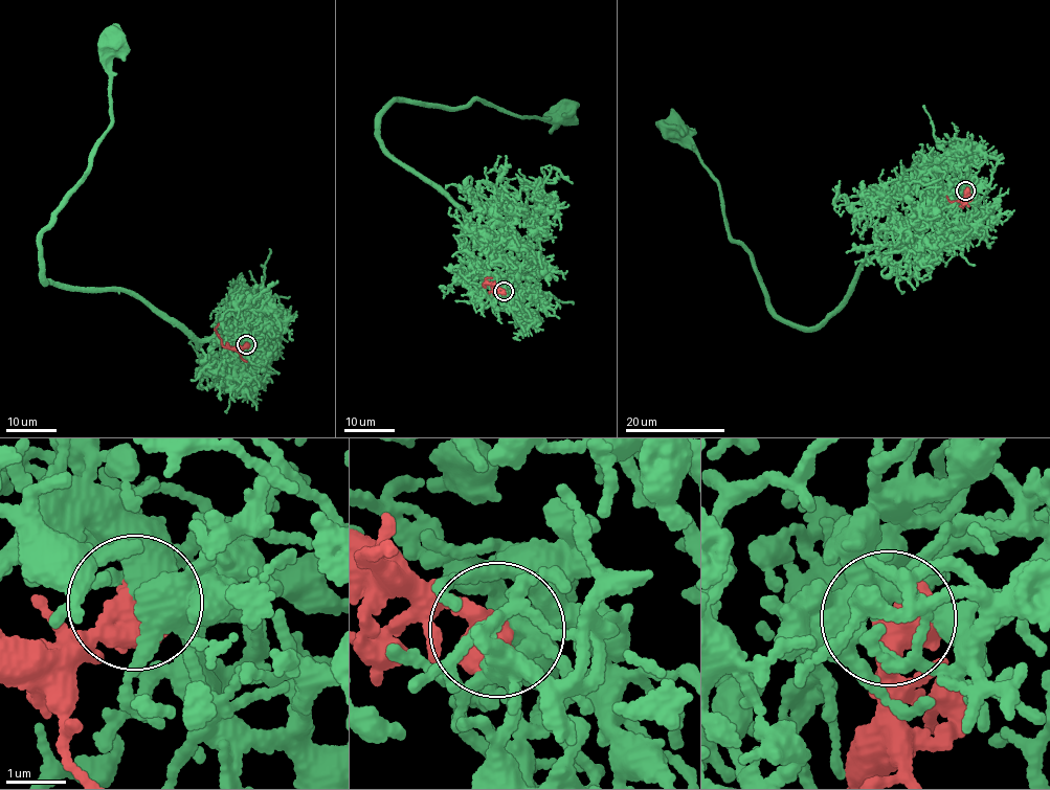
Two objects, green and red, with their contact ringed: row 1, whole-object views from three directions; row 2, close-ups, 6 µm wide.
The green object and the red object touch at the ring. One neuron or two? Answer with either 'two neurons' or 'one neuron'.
one neuron

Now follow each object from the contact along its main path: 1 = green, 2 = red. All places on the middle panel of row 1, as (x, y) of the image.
1: (504, 290), (467, 250), (463, 206), (391, 155), (378, 113), (477, 99), (564, 115)
2: (504, 291), (485, 283), (485, 287), (485, 279), (492, 277)

